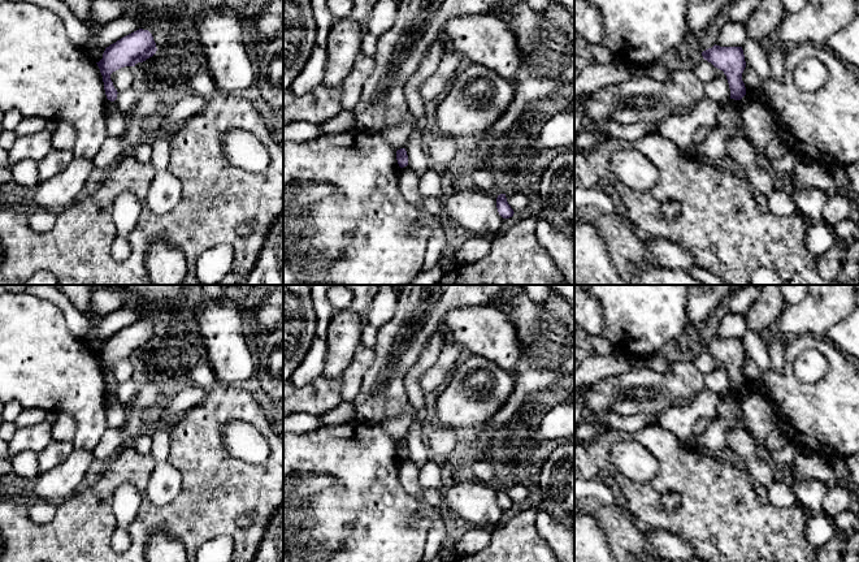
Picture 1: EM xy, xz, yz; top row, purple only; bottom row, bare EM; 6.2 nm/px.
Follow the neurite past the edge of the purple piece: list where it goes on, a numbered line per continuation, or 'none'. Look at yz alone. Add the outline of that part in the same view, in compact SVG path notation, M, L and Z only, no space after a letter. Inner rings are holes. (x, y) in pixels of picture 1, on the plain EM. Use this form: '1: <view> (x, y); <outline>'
1: yz (760, 415); M750 386L739 392L739 398L749 435L754 438L755 445L765 445L771 429L778 425L776 408L760 392Z

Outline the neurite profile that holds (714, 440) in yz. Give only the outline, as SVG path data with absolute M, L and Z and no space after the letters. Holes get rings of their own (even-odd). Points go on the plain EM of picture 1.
M726 392L719 405L717 418L702 435L697 436L698 448L708 454L720 454L728 445L728 433L734 428L746 428L747 422L742 412L738 394Z

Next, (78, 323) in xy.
M0 285L1 293L27 293L52 302L61 310L66 327L77 338L83 340L92 325L91 319L78 311L56 285Z

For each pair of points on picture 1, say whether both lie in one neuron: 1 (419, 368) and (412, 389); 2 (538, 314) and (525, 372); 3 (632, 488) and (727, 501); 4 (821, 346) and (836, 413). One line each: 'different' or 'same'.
1: same
2: same
3: same
4: same

